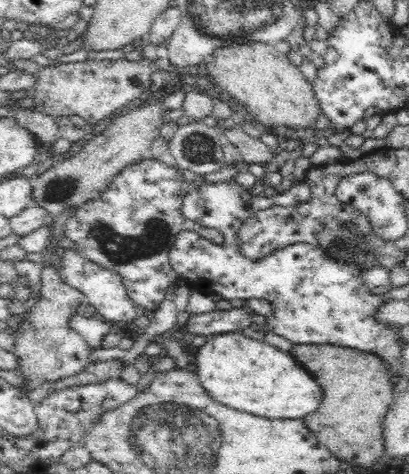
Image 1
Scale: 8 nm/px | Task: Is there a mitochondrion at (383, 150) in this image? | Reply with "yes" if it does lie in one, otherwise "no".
no

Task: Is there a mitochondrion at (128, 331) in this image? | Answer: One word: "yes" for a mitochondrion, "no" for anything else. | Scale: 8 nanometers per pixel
no

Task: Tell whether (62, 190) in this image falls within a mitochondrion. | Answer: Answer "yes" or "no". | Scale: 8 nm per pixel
yes

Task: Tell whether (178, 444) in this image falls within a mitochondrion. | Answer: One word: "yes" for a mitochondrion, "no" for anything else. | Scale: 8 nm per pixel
yes

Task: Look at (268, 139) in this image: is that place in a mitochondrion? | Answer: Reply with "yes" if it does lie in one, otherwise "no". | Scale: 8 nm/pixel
no

